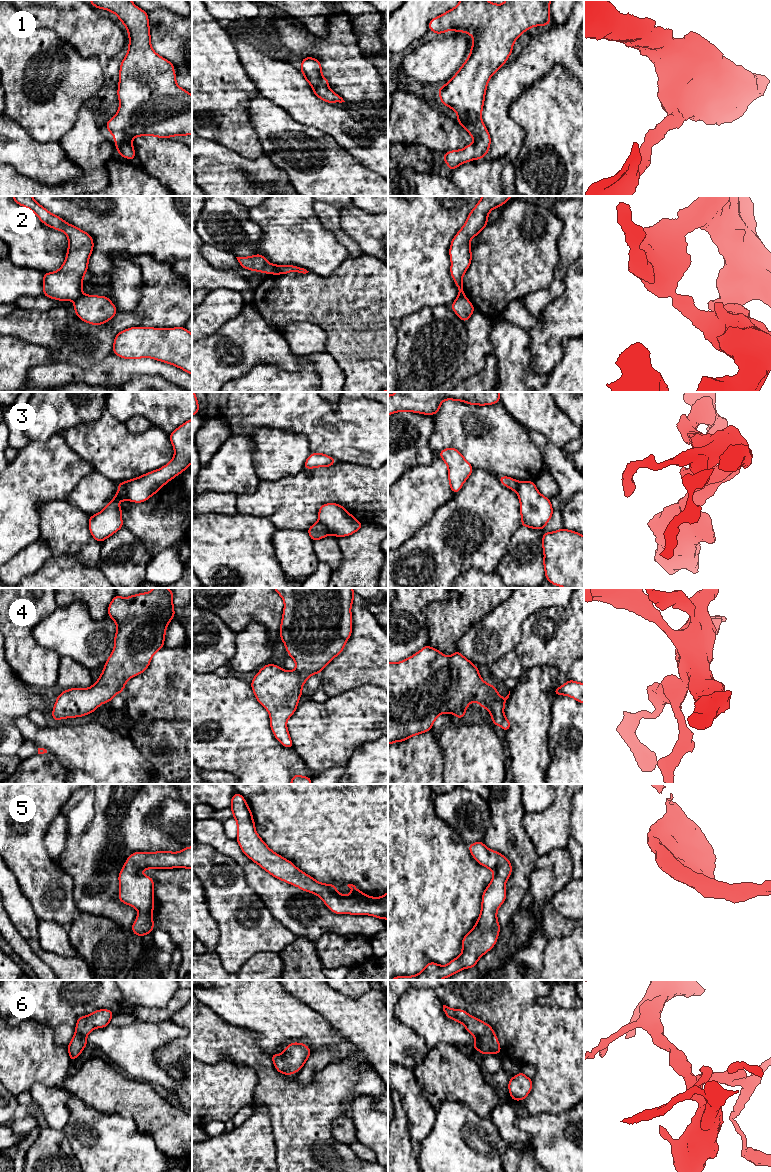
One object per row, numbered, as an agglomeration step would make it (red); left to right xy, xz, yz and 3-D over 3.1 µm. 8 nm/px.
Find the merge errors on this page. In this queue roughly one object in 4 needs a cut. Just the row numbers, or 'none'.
2, 3

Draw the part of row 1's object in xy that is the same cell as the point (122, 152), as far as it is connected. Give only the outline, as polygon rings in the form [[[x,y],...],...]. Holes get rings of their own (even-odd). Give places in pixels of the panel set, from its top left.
[[[89,0],[95,8],[115,13],[128,31],[129,46],[121,62],[117,96],[119,109],[115,116],[105,123],[110,134],[114,136],[118,155],[135,161],[135,149],[132,140],[138,136],[156,136],[170,138],[173,136],[192,135],[192,95],[177,85],[174,64],[158,55],[151,46],[148,14],[138,8],[131,0]]]

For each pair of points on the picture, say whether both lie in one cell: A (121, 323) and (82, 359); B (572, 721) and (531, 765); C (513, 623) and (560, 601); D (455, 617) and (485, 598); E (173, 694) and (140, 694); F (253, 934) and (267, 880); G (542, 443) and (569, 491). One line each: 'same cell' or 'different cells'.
A: same cell
B: different cells
C: same cell
D: same cell
E: same cell
F: different cells
G: same cell

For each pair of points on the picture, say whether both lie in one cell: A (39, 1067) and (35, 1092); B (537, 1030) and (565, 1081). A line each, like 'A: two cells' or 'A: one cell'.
A: two cells
B: one cell

